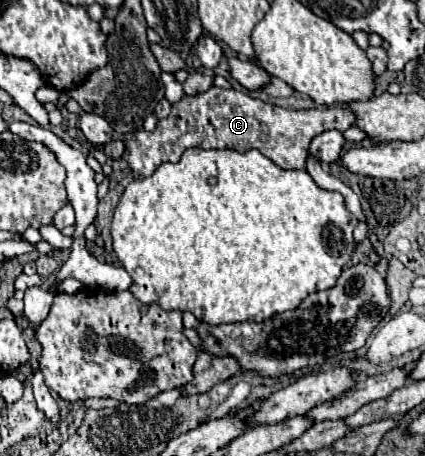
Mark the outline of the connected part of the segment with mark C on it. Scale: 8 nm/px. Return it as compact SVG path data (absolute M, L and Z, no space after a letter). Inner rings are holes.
M211 87L205 93L183 97L171 105L167 119L161 119L155 131L137 131L127 141L129 147L129 167L141 177L151 177L161 163L177 163L181 153L189 147L201 149L235 149L239 153L257 149L269 157L281 169L305 169L307 147L311 139L323 131L337 129L345 131L353 125L355 117L345 107L327 107L327 109L307 109L291 111L281 109L261 99L253 99L247 93L235 89Z

